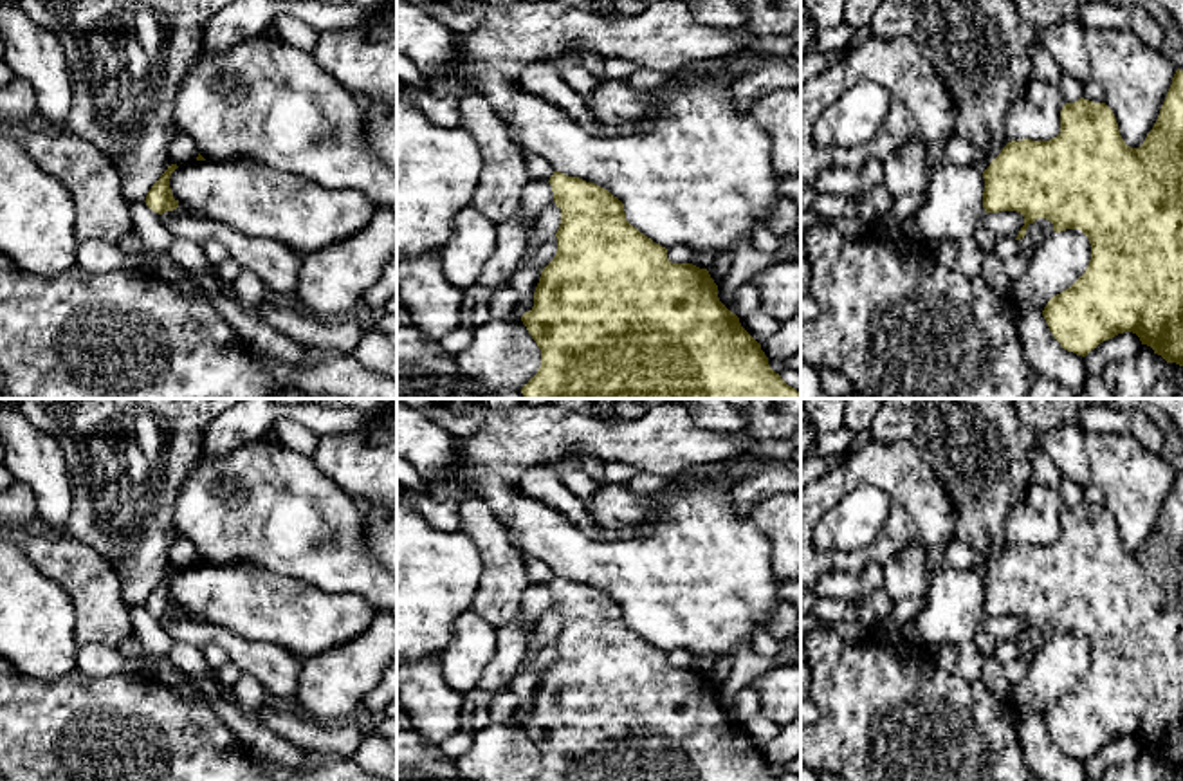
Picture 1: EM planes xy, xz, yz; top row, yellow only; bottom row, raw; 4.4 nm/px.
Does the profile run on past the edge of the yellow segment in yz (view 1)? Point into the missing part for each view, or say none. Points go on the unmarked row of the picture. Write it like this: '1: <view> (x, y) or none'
1: none

